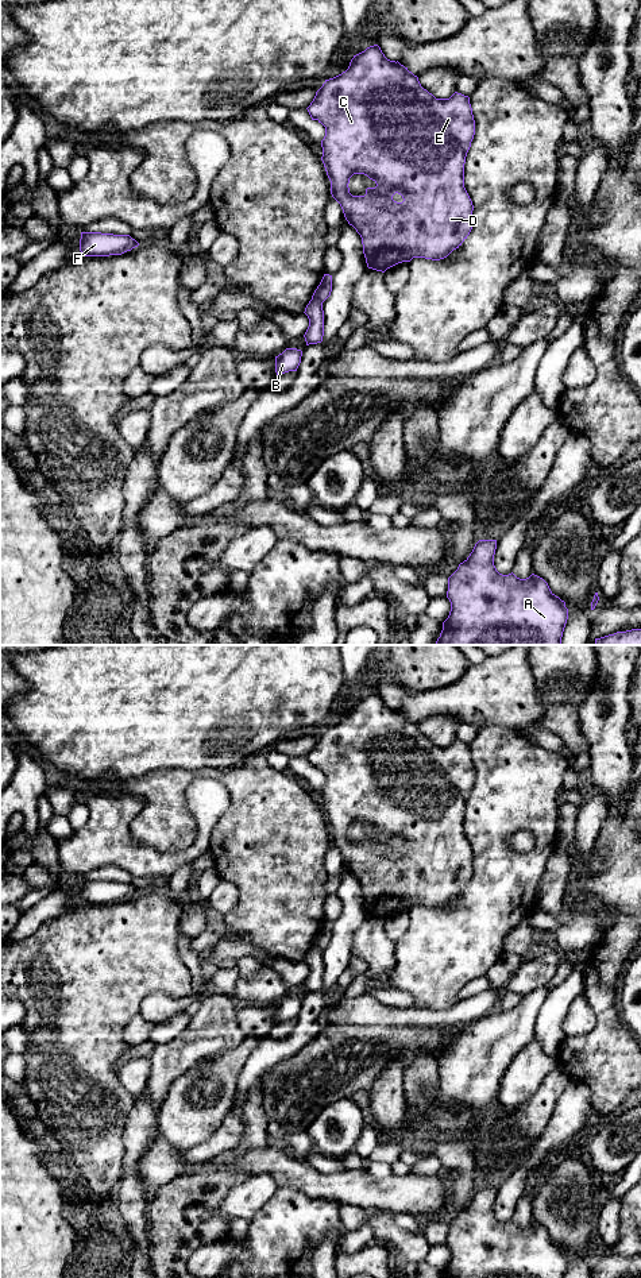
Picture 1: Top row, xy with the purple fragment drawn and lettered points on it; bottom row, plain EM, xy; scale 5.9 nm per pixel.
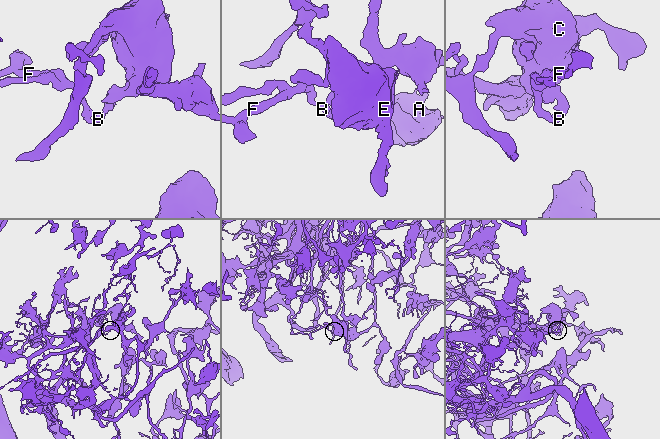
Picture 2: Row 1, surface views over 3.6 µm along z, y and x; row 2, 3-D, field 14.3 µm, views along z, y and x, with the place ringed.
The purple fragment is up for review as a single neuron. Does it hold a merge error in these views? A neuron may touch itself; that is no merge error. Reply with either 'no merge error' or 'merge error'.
merge error

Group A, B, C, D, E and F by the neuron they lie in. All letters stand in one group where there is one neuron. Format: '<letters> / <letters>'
A C D E / B F

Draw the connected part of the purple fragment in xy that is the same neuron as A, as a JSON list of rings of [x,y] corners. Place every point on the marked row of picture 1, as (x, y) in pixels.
[[[479,540],[448,578],[451,611],[435,645],[561,645],[568,619],[565,602],[534,574],[526,579],[499,574],[494,565],[495,549],[497,540]]]

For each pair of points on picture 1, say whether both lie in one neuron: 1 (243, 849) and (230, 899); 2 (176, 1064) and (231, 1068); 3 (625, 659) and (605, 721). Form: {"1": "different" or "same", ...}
{"1": "different", "2": "different", "3": "same"}

